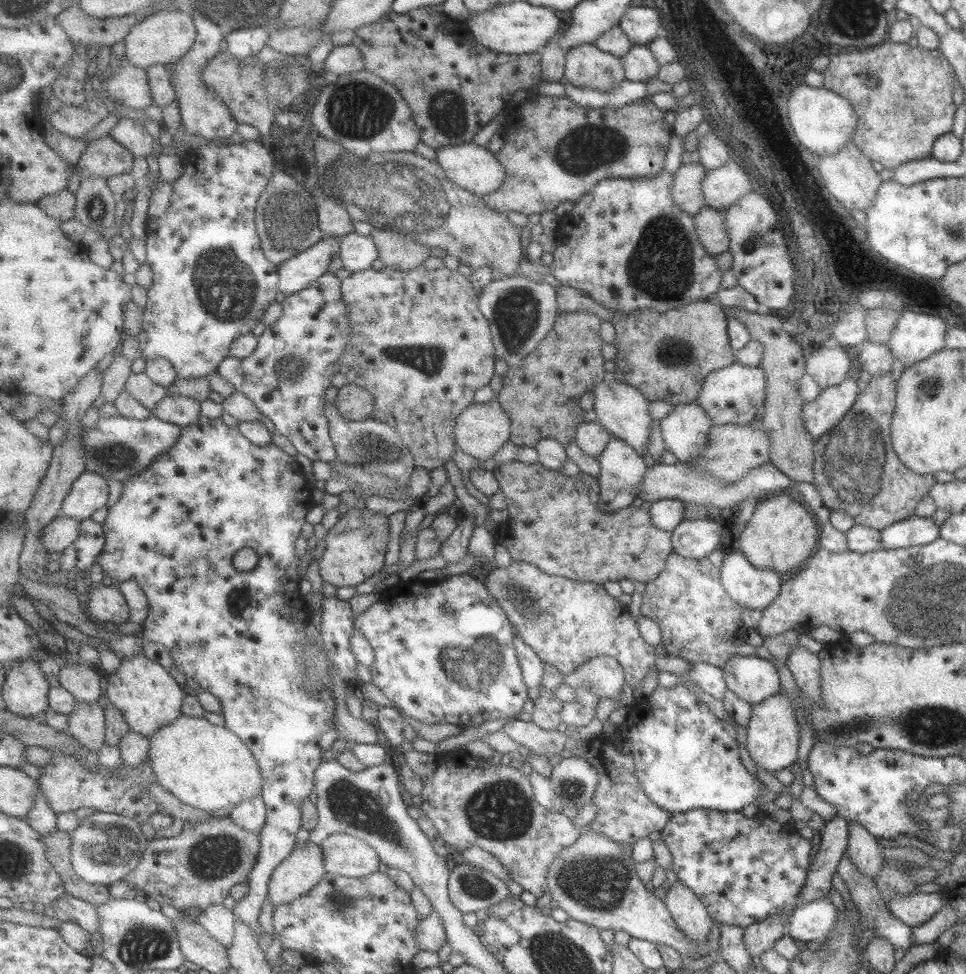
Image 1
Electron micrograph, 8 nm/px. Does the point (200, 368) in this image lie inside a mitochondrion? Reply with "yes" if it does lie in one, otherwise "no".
no

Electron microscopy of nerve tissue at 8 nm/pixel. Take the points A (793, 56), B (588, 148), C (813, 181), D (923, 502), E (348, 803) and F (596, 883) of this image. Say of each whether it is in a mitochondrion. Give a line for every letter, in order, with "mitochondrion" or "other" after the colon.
A: other
B: mitochondrion
C: other
D: other
E: mitochondrion
F: mitochondrion

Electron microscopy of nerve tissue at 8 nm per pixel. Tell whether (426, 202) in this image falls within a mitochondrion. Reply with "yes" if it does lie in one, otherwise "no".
yes

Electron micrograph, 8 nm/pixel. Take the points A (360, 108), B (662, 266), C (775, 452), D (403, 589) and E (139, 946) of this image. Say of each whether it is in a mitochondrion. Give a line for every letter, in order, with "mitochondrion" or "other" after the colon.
A: mitochondrion
B: mitochondrion
C: other
D: other
E: mitochondrion

